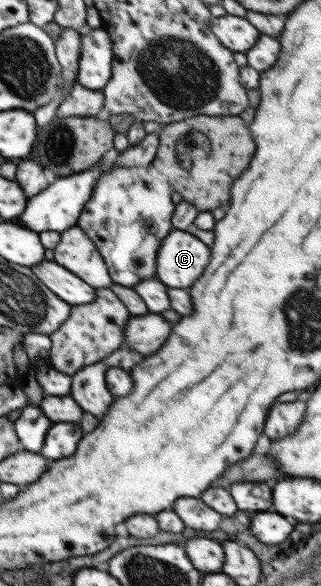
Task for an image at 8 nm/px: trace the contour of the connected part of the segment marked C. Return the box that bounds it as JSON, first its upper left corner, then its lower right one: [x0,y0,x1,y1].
[157,231,211,287]

